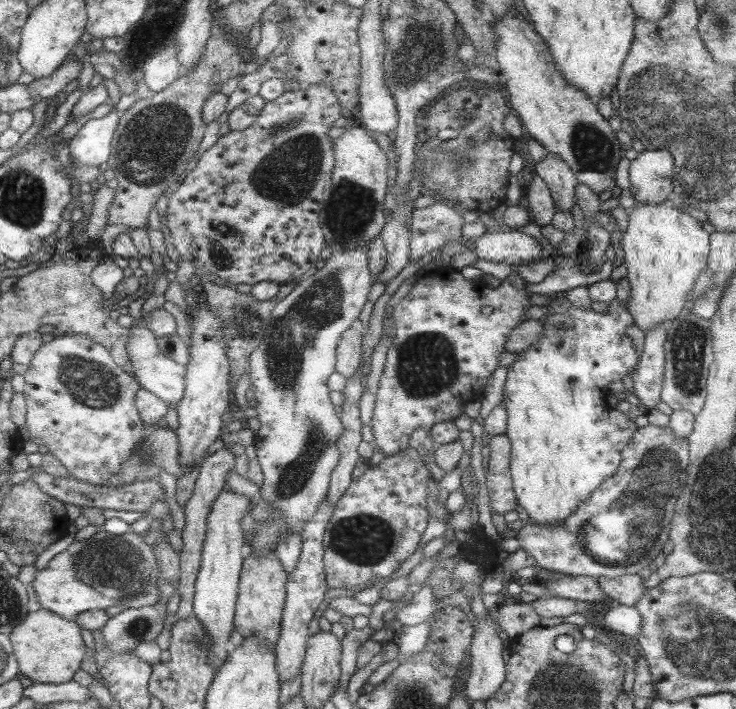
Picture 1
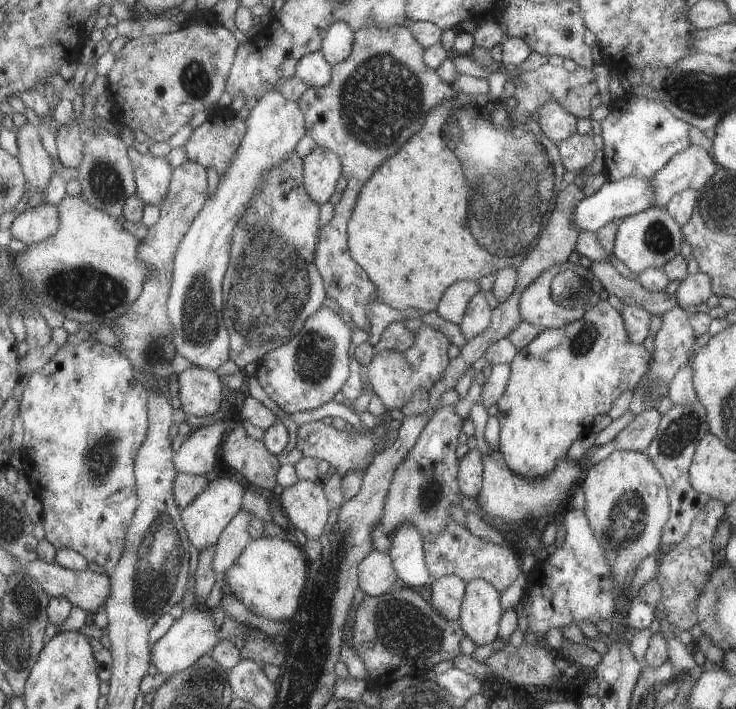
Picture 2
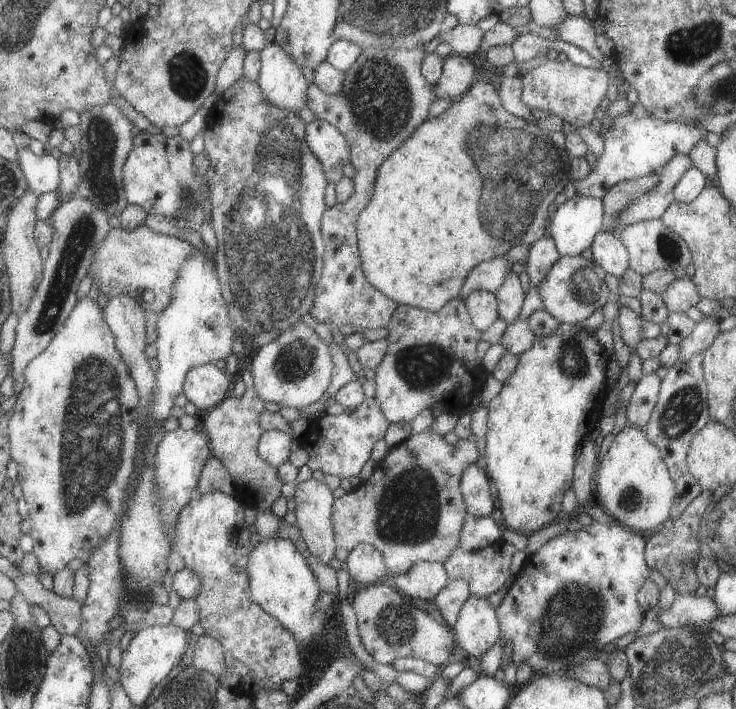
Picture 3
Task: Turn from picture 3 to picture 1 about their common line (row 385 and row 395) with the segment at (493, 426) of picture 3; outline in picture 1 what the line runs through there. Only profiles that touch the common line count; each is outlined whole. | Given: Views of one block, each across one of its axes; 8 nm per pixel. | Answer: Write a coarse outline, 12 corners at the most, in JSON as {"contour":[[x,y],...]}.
{"contour":[[549,294],[501,403],[517,502],[555,523],[637,426],[603,400],[633,373],[623,303]]}

